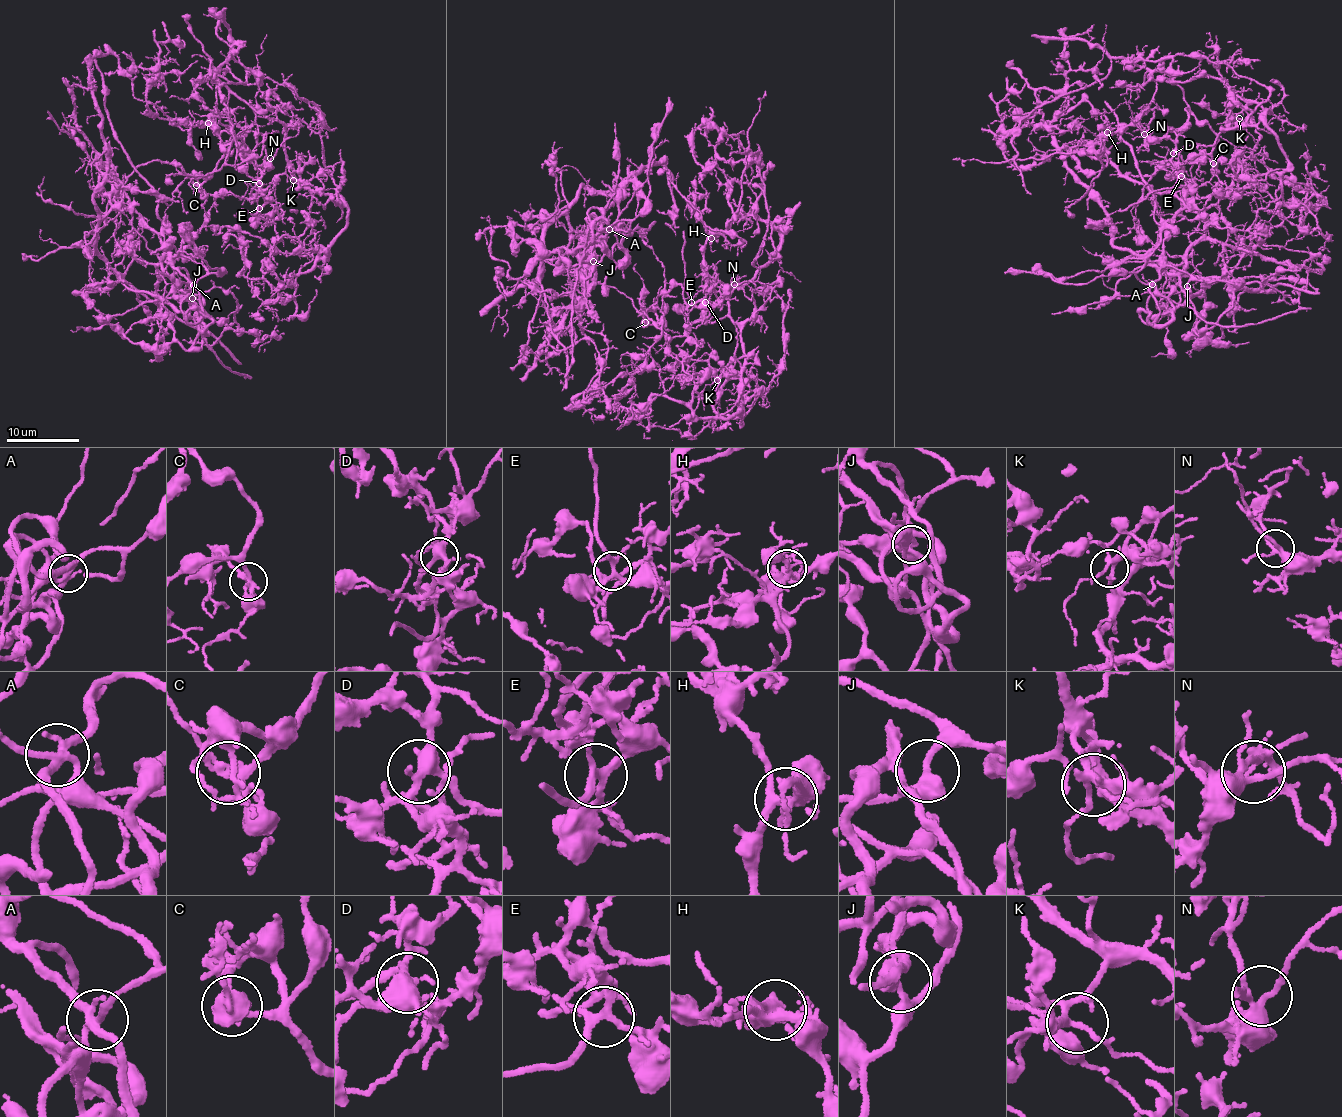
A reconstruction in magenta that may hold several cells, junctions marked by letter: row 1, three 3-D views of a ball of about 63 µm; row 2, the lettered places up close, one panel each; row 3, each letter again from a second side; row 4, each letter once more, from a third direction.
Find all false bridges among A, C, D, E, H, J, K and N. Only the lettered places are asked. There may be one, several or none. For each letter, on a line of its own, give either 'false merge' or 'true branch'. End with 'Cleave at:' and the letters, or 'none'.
A: false merge
C: false merge
D: true branch
E: true branch
H: true branch
J: true branch
K: true branch
N: true branch
Cleave at: A, C

